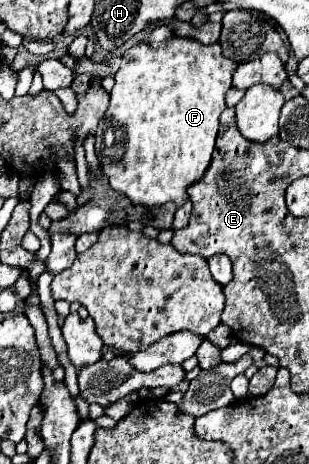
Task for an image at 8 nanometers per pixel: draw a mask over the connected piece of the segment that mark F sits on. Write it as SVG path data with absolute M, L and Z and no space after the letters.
M173 35L161 47L153 49L149 43L131 47L115 73L115 87L109 93L111 101L95 131L97 159L109 185L131 201L153 207L173 201L177 207L187 201L187 187L201 181L215 147L219 115L227 109L225 93L231 87L231 75L237 63L223 55L219 43L203 45L191 37Z

